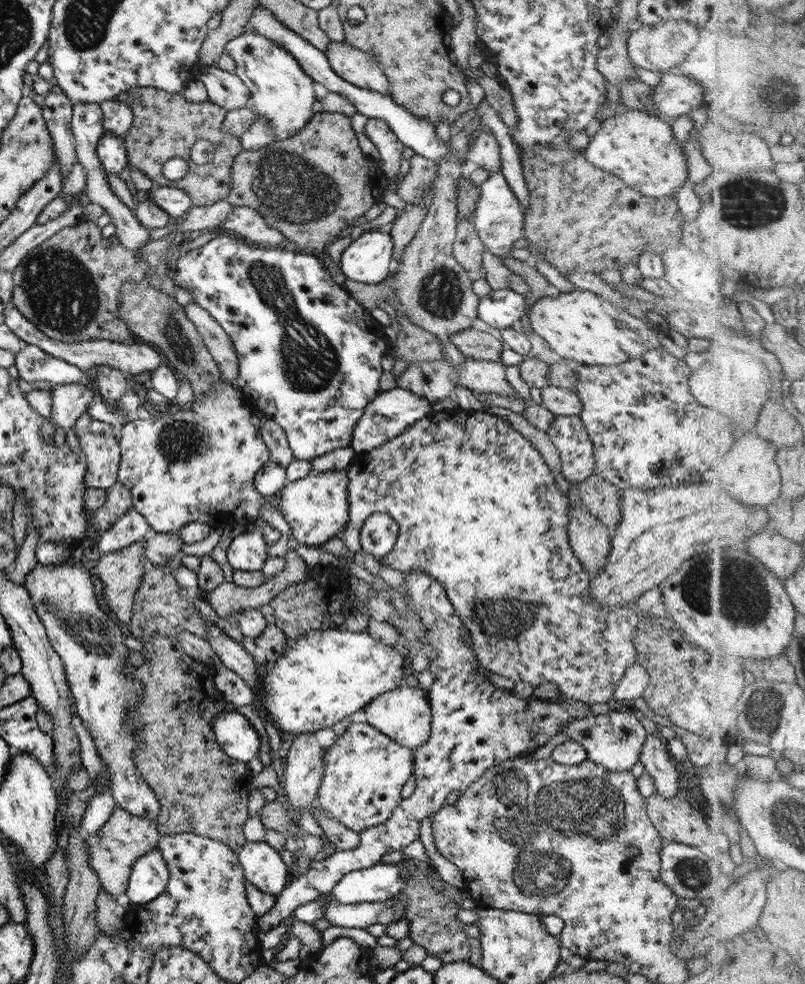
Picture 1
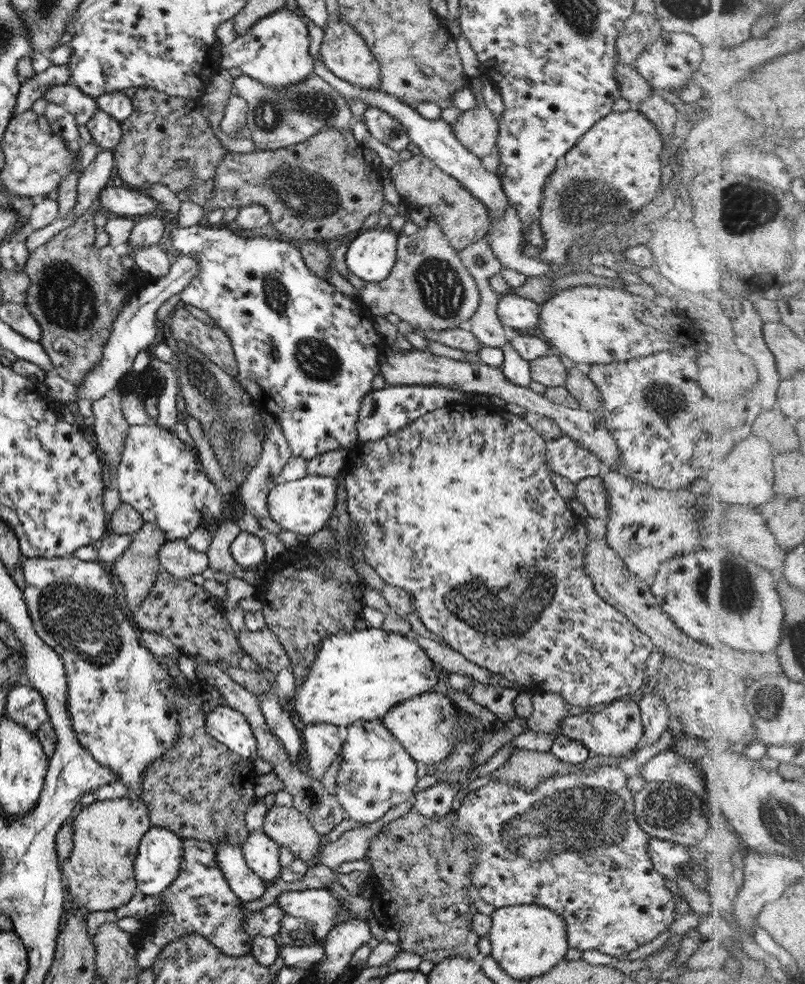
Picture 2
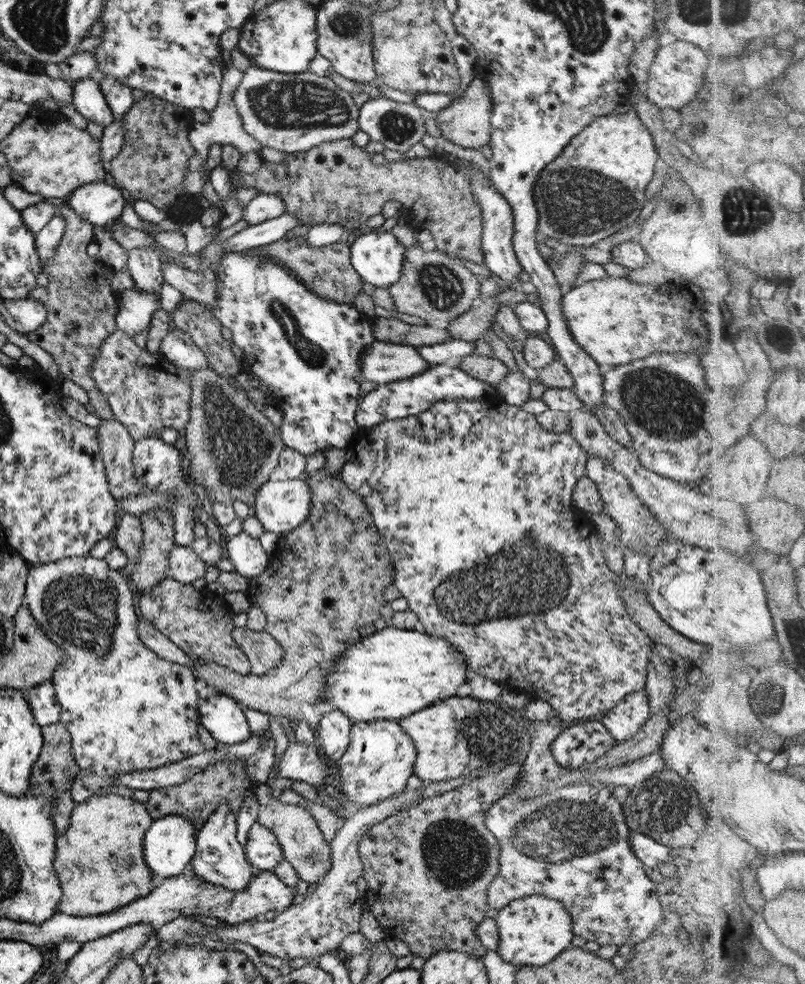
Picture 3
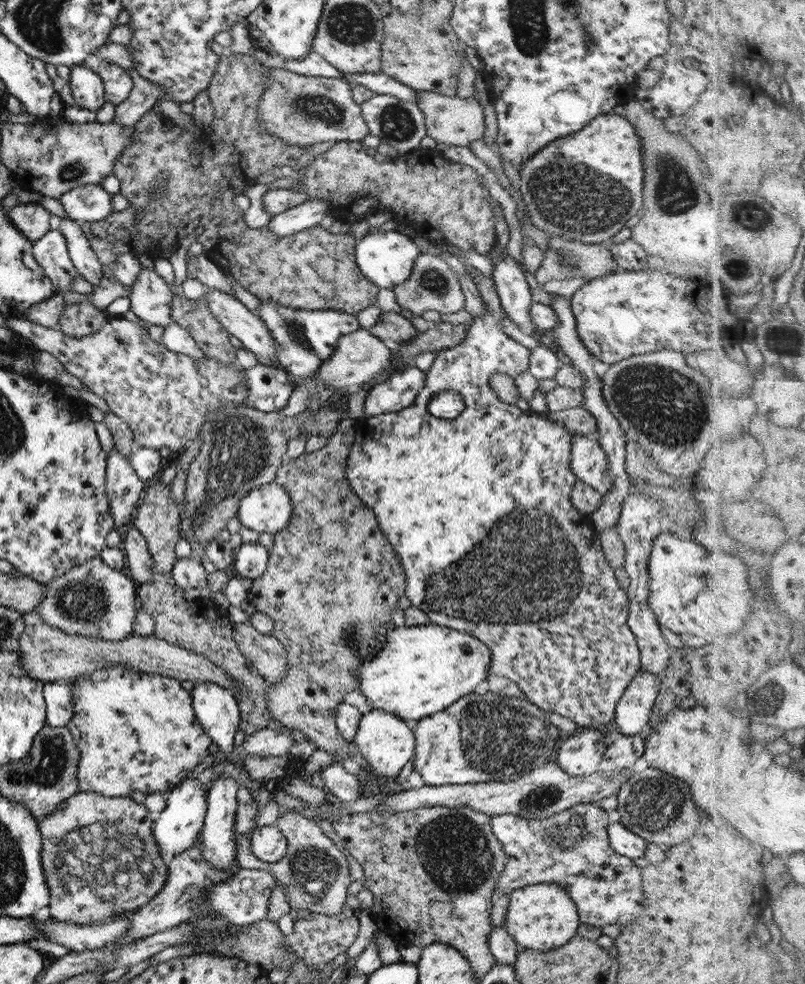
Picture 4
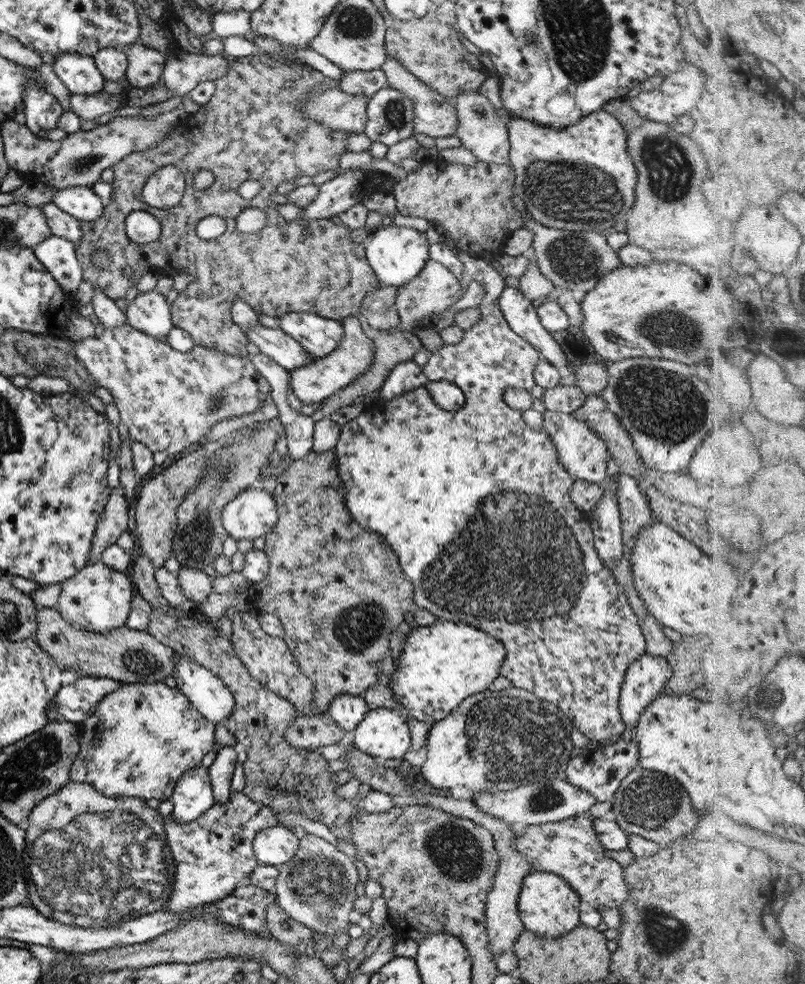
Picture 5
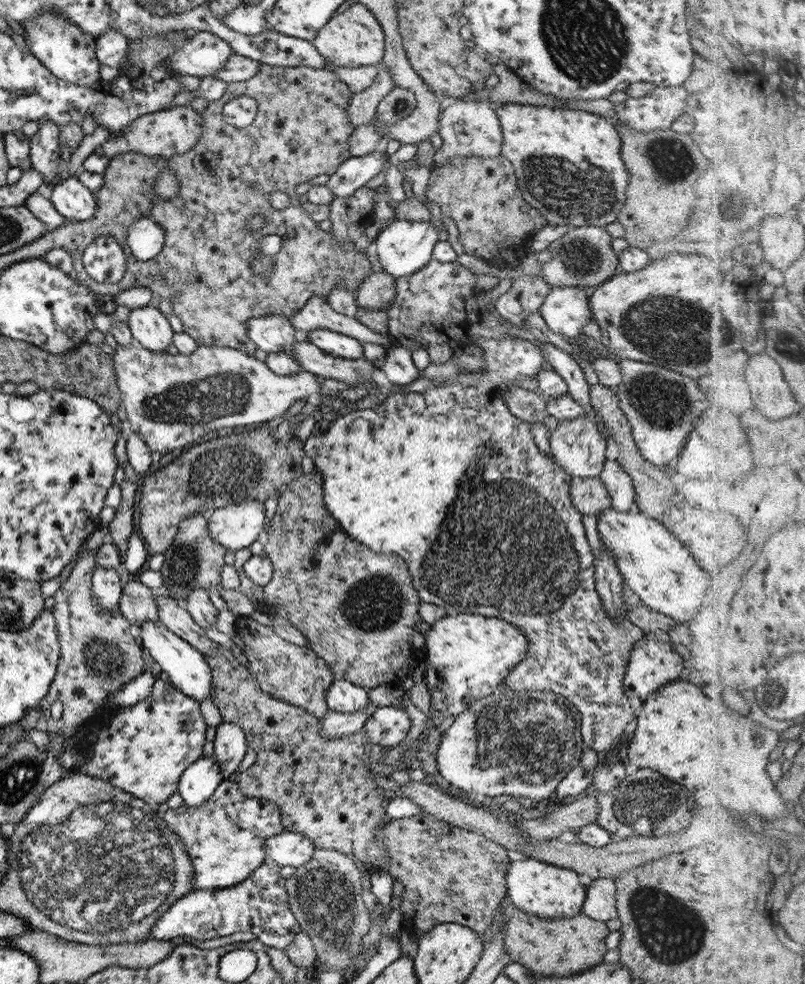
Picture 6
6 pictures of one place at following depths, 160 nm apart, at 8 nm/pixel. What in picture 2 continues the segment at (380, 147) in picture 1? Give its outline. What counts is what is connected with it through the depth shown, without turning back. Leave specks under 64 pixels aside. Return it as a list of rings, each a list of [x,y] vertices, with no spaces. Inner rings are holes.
[[[366,107],[362,114],[362,122],[369,134],[379,142],[399,152],[409,144],[406,130],[388,112],[380,108]]]

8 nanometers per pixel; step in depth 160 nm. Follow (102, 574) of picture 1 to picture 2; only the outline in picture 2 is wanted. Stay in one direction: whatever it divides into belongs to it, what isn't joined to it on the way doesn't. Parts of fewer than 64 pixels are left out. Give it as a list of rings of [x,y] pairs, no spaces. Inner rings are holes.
[[[144,522],[131,536],[130,543],[121,557],[107,566],[111,574],[121,582],[123,598],[127,601],[129,608],[138,607],[150,591],[158,571],[161,570],[159,560],[157,560],[157,551],[165,541],[164,532],[157,525]]]

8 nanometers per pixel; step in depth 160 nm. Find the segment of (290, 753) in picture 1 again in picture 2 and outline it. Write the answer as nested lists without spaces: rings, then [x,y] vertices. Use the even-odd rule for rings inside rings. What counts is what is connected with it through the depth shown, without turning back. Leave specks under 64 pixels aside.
[[[317,723],[300,726],[300,736],[302,738],[303,764],[305,764],[305,774],[310,778],[320,779],[323,772],[341,748],[342,742],[337,737],[337,727],[329,723]]]

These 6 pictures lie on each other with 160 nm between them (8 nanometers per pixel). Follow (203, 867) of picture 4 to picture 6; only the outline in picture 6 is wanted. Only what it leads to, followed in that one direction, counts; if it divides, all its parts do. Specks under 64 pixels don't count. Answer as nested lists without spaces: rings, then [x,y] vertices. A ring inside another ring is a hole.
[[[222,779],[215,792],[202,805],[190,807],[185,804],[174,809],[167,809],[161,814],[163,822],[170,831],[183,841],[187,856],[192,862],[192,890],[222,889],[245,880],[251,872],[263,863],[266,856],[264,842],[273,834],[279,834],[284,827],[280,823],[280,810],[273,801],[257,797],[248,797],[239,790],[234,780]]]

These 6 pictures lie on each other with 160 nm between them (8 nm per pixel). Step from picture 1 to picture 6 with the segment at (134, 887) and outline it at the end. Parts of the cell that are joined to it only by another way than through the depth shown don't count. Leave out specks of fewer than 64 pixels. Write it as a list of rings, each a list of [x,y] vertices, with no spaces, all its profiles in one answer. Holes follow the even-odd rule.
[[[201,755],[181,773],[177,781],[177,792],[185,805],[198,807],[215,792],[216,786],[222,781],[222,772],[212,755]]]

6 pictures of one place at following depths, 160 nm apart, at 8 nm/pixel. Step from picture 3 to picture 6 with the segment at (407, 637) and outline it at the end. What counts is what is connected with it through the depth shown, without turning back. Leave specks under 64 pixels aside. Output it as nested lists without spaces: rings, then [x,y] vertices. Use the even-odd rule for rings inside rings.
[[[446,614],[429,625],[423,636],[425,648],[416,653],[427,664],[423,679],[430,694],[431,718],[435,722],[447,716],[455,717],[475,700],[494,692],[512,667],[523,660],[528,649],[524,634],[510,622],[476,614]]]

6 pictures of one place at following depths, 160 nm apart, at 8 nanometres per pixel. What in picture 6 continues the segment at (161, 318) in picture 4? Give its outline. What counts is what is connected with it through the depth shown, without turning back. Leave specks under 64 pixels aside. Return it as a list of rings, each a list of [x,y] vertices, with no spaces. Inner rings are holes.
[[[146,305],[130,309],[126,324],[134,342],[147,350],[164,351],[171,344],[174,332],[159,309]]]

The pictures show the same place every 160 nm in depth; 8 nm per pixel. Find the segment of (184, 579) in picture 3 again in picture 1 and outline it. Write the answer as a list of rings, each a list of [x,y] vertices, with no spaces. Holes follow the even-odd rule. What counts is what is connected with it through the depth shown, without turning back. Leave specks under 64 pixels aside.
[[[150,532],[143,542],[143,556],[145,556],[148,565],[164,567],[171,559],[179,560],[182,555],[182,540],[177,532]]]

